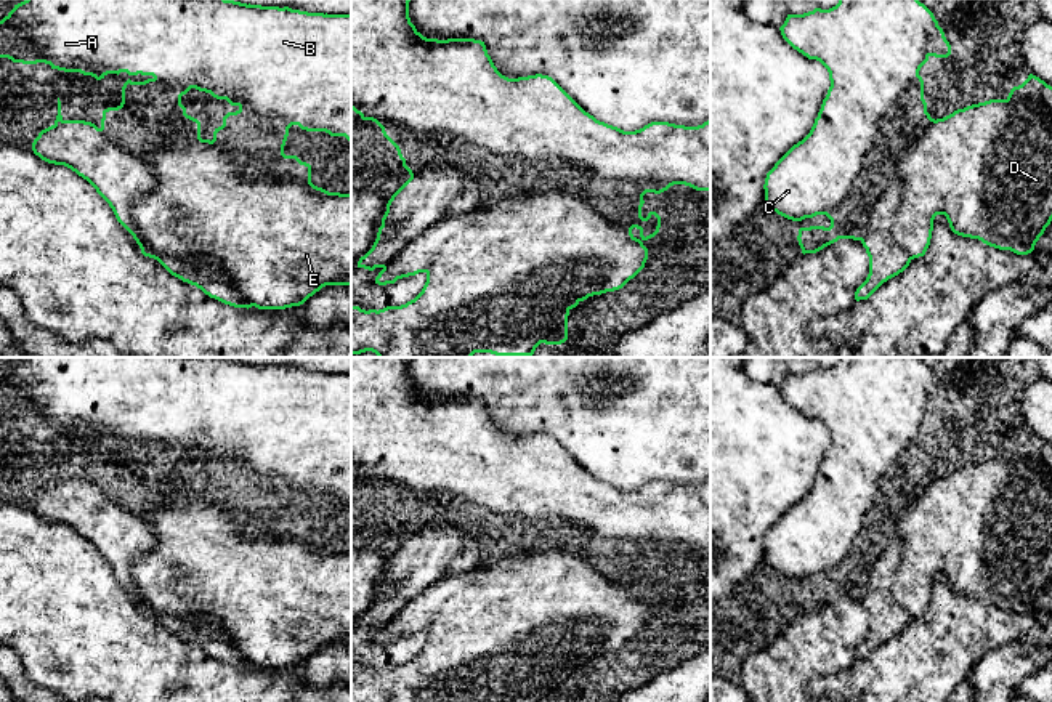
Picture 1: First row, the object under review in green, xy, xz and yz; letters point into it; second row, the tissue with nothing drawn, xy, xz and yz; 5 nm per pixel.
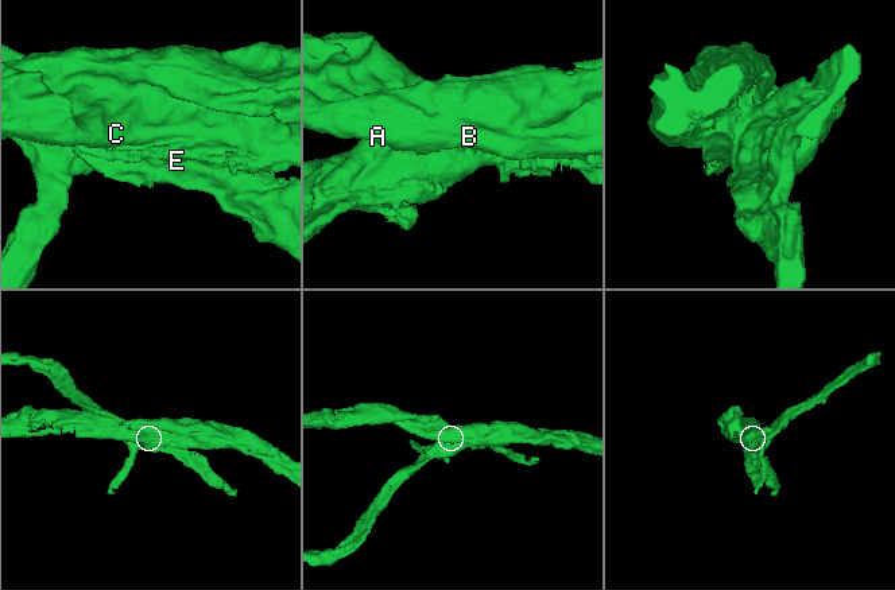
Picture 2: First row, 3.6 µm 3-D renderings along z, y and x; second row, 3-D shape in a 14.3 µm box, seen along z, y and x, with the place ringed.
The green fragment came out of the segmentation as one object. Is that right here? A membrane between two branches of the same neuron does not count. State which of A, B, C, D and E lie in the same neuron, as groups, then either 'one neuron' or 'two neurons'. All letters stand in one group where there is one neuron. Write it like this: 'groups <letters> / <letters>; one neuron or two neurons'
groups A B C / D E; two neurons

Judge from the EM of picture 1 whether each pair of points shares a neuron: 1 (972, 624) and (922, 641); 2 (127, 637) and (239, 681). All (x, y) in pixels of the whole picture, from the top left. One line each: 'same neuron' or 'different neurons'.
1: same neuron
2: same neuron

